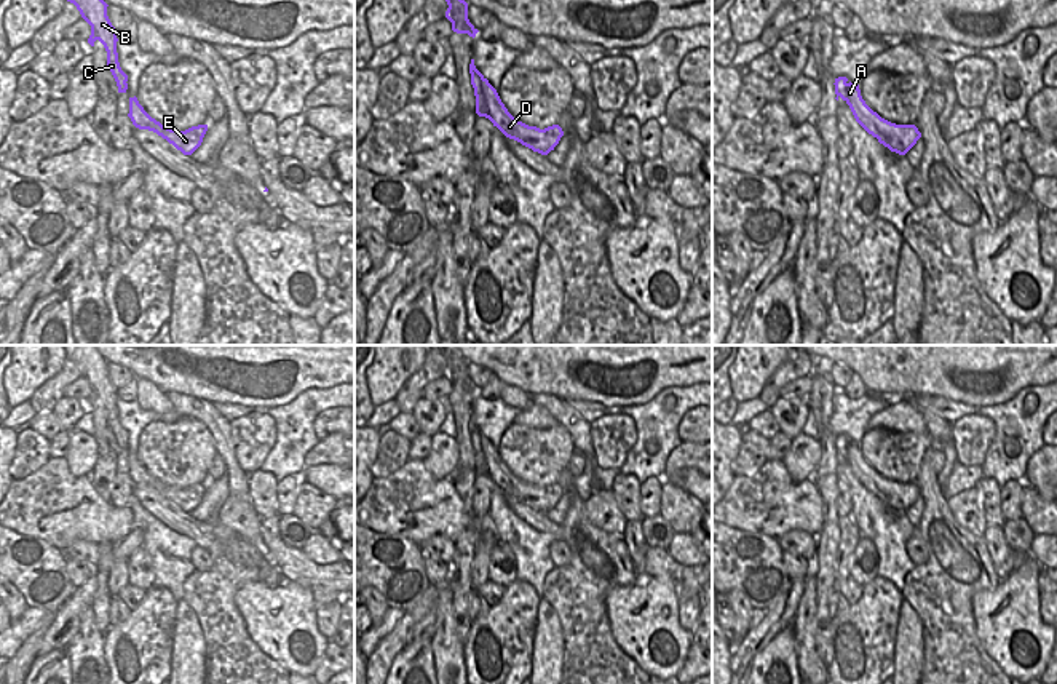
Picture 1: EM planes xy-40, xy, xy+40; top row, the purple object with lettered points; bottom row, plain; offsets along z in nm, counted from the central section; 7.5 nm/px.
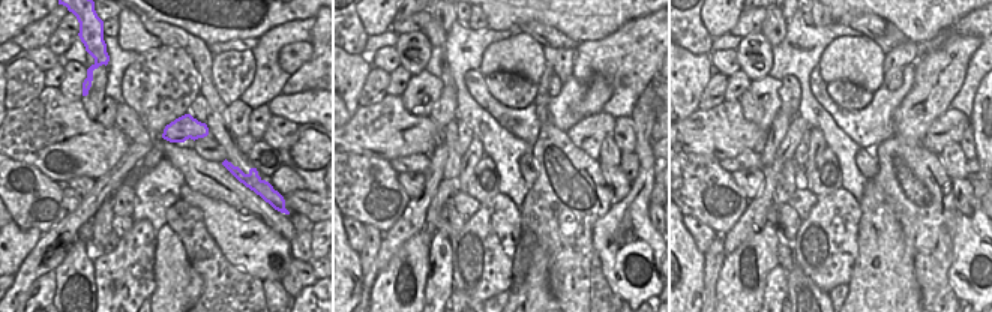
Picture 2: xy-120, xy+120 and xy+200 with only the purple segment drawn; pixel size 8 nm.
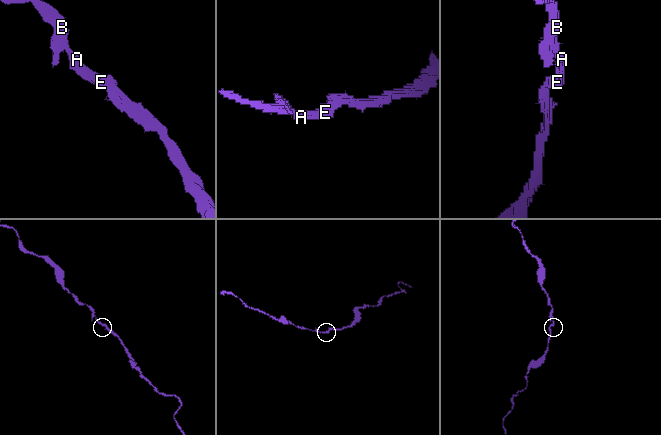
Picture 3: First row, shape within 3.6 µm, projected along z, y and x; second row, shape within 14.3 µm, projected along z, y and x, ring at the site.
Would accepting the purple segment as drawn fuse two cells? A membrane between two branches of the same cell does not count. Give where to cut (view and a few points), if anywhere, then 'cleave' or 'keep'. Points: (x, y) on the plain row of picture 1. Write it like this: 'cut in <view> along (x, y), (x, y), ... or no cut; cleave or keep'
no cut; keep

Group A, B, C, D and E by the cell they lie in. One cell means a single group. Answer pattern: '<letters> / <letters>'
A B C D E

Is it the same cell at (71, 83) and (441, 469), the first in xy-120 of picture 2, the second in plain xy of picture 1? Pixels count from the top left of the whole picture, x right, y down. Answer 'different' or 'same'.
same

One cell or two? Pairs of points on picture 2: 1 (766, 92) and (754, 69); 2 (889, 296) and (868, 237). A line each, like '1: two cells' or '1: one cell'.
1: two cells
2: one cell

